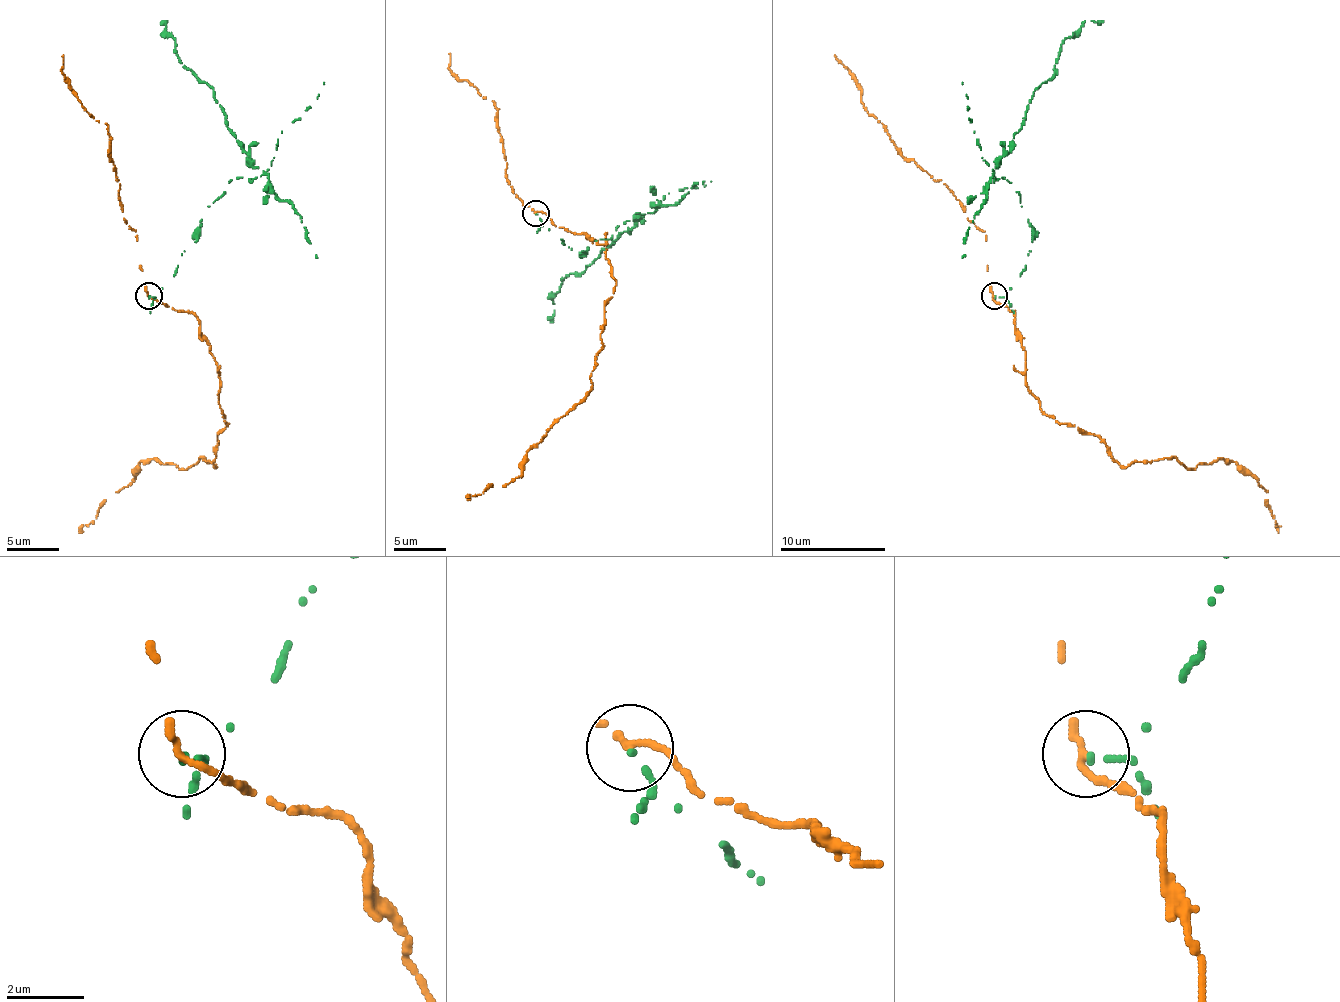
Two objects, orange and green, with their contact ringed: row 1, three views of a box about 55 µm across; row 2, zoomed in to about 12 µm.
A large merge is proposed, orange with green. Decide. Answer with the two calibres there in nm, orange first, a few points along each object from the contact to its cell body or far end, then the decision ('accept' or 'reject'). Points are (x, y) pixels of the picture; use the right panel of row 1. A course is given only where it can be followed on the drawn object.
280 nm thick on the orange side, 150 nm on the other; orange runs (993, 296), (1014, 312), (1027, 391), (1043, 412), (1098, 436), (1125, 467), (1238, 462), (1277, 533); green runs (996, 296), (1019, 275), (1032, 228), (993, 170), (1061, 44), (1104, 20); reject

